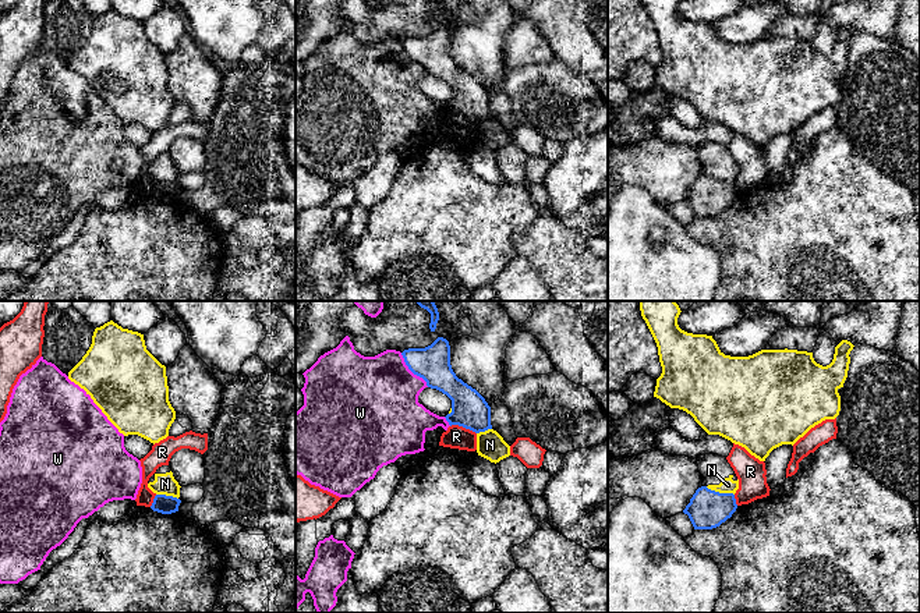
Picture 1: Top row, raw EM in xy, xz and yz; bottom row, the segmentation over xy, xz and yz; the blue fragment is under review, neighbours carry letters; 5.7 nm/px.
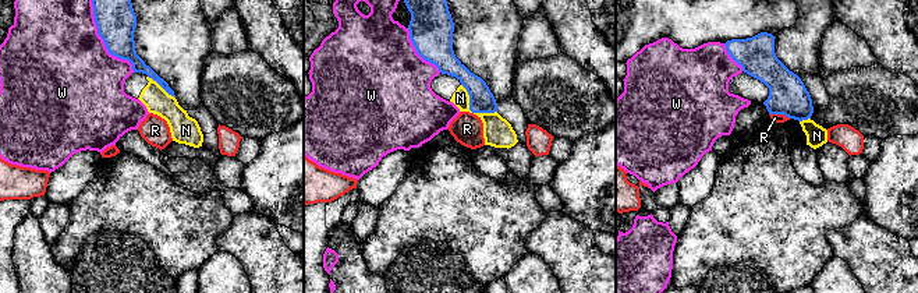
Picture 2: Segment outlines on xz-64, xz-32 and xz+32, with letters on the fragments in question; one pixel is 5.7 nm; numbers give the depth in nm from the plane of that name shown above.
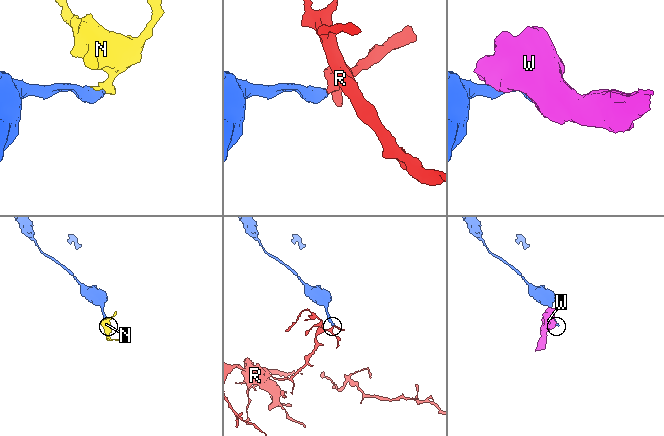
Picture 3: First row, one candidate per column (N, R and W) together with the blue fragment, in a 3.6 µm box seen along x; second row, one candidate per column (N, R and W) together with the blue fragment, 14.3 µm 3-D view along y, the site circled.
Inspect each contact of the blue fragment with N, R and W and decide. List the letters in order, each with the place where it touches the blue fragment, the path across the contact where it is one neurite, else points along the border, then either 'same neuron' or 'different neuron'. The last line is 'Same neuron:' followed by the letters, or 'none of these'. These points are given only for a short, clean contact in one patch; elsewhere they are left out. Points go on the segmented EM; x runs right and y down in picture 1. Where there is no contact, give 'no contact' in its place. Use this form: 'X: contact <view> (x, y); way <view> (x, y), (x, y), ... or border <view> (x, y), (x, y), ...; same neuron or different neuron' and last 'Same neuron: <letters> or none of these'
N: contact yz (718, 492); border yz (706, 486), (733, 495); different neuron
R: contact xz (463, 427); border xz (450, 425), (462, 425), (476, 433); different neuron
W: contact xz (411, 371); different neuron
Same neuron: none of these

